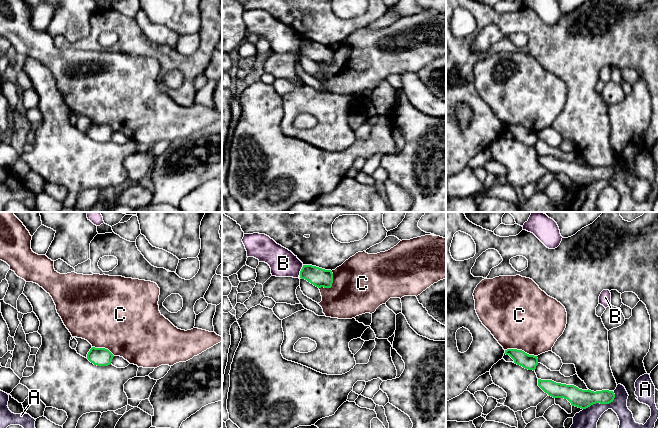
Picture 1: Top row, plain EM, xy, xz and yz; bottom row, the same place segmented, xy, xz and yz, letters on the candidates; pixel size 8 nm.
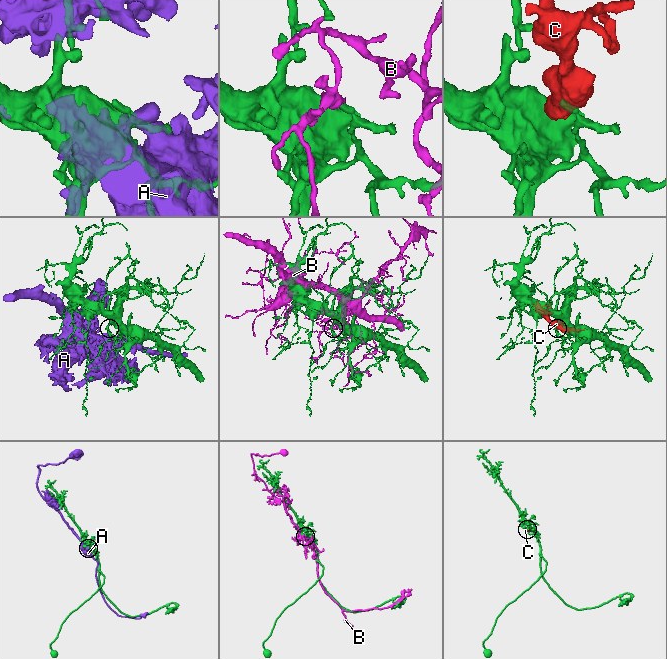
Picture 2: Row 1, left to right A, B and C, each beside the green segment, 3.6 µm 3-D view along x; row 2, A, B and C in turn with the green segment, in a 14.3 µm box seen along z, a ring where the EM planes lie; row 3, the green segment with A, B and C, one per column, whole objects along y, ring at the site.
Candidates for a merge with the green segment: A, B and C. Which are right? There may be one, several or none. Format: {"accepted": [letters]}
{"accepted": []}

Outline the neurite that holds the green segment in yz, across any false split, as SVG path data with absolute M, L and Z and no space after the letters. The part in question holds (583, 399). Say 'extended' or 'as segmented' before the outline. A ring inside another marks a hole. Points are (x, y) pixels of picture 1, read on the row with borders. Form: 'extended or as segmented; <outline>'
as segmented; M538 379L538 386L553 398L567 399L572 406L586 409L593 404L609 404L613 402L615 394L613 391L591 391L582 390L574 385L556 383L552 380Z

